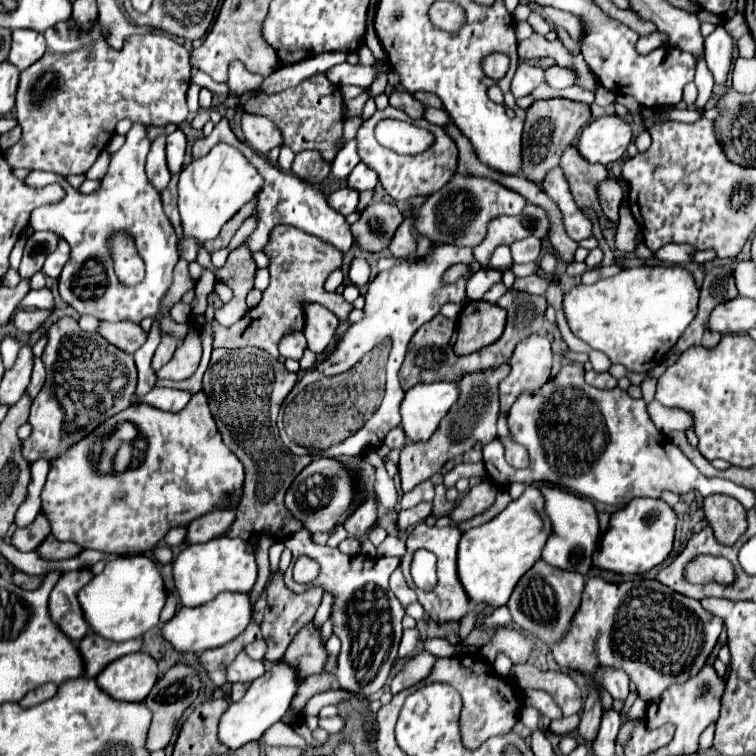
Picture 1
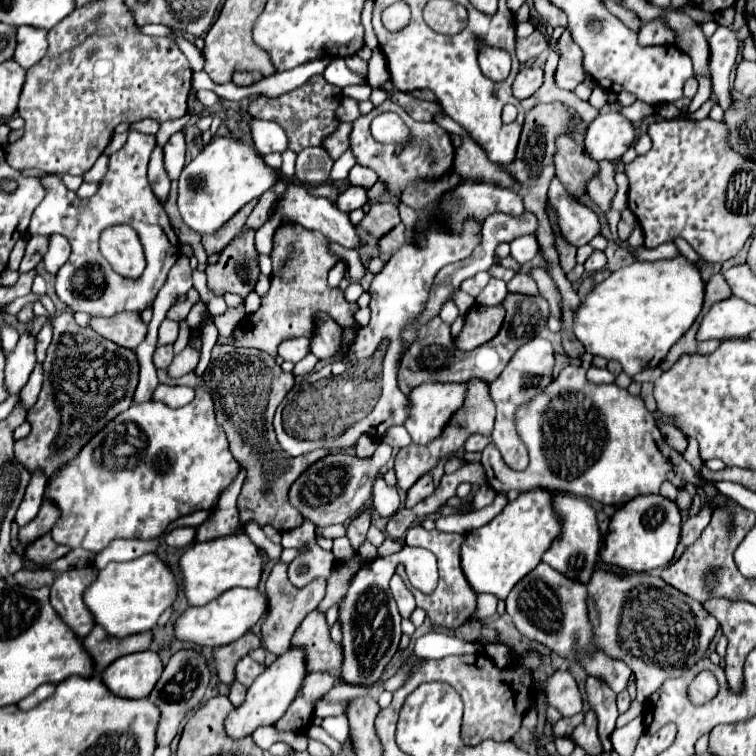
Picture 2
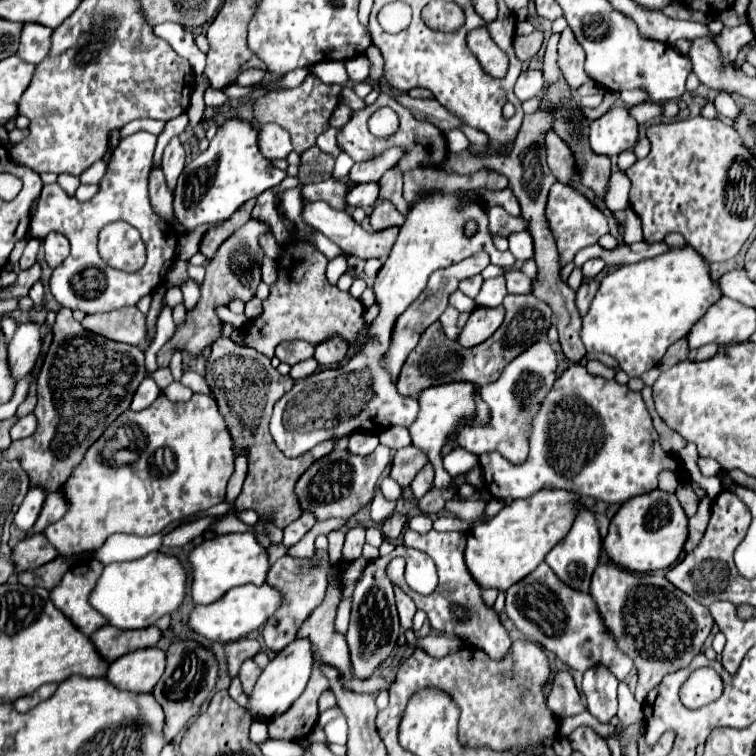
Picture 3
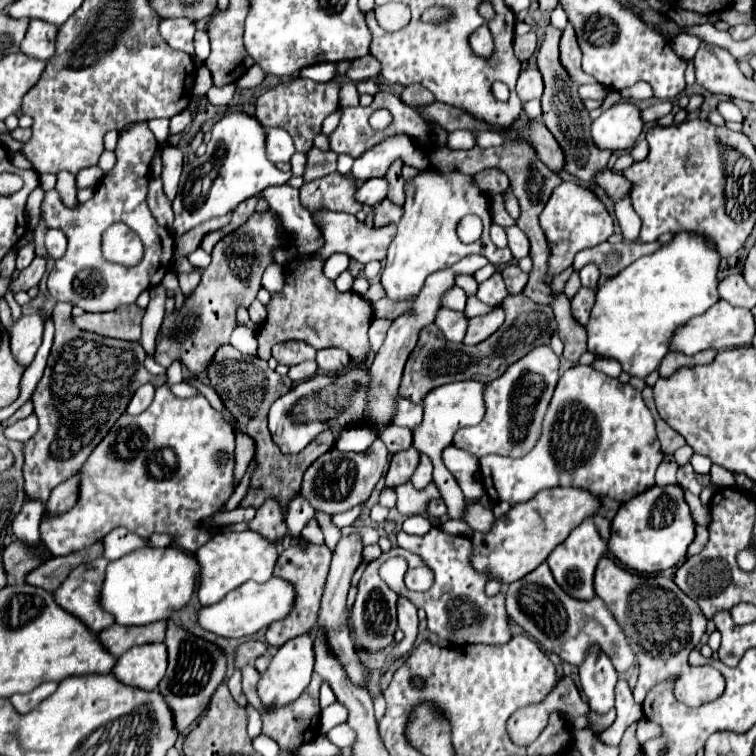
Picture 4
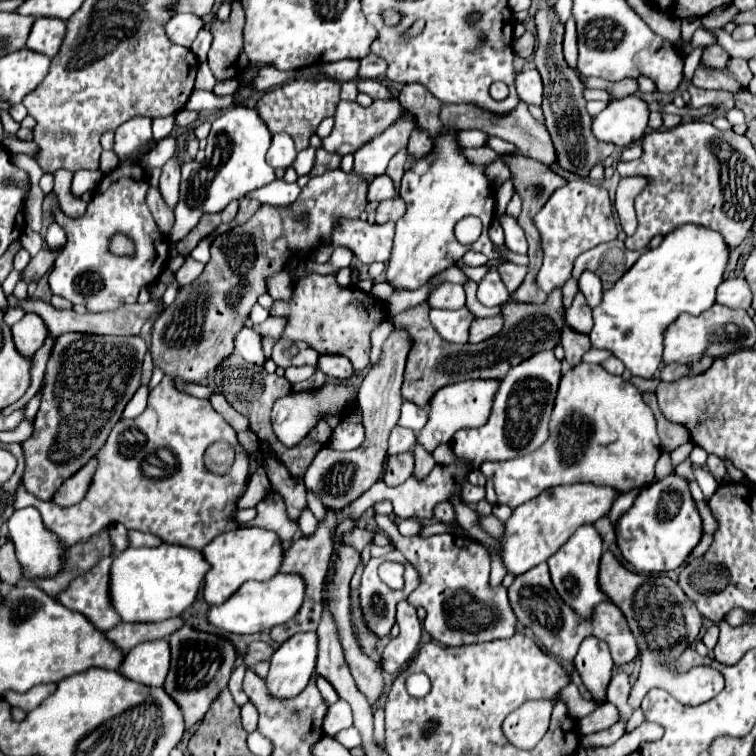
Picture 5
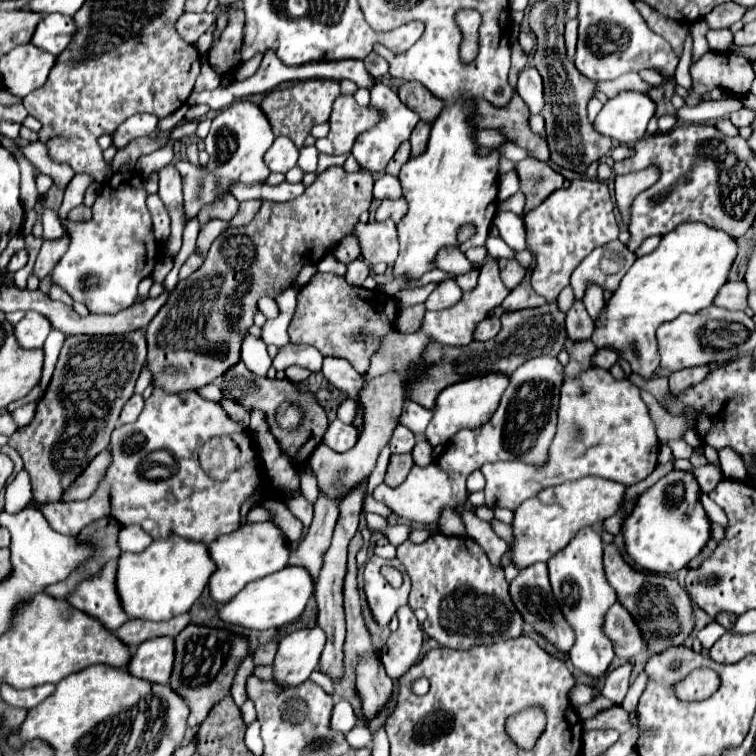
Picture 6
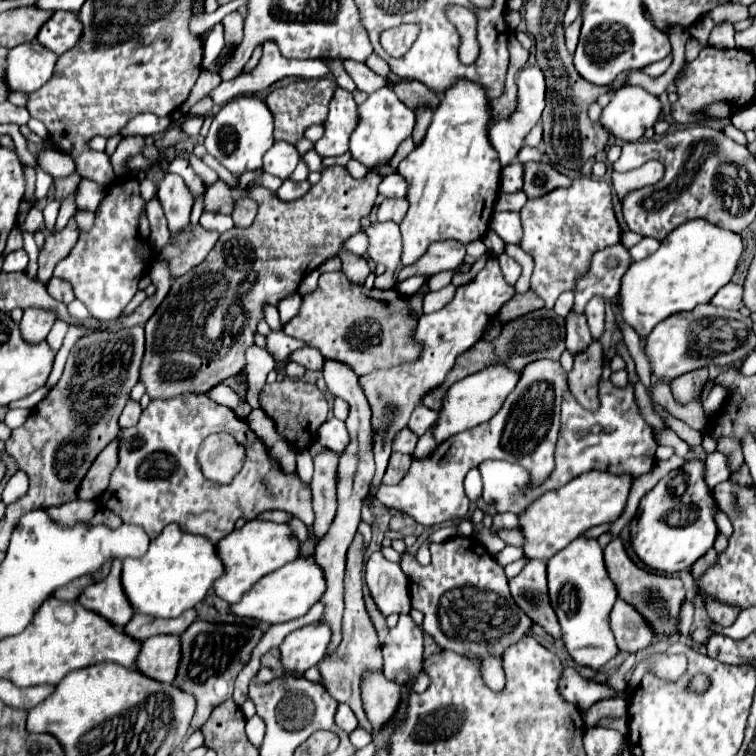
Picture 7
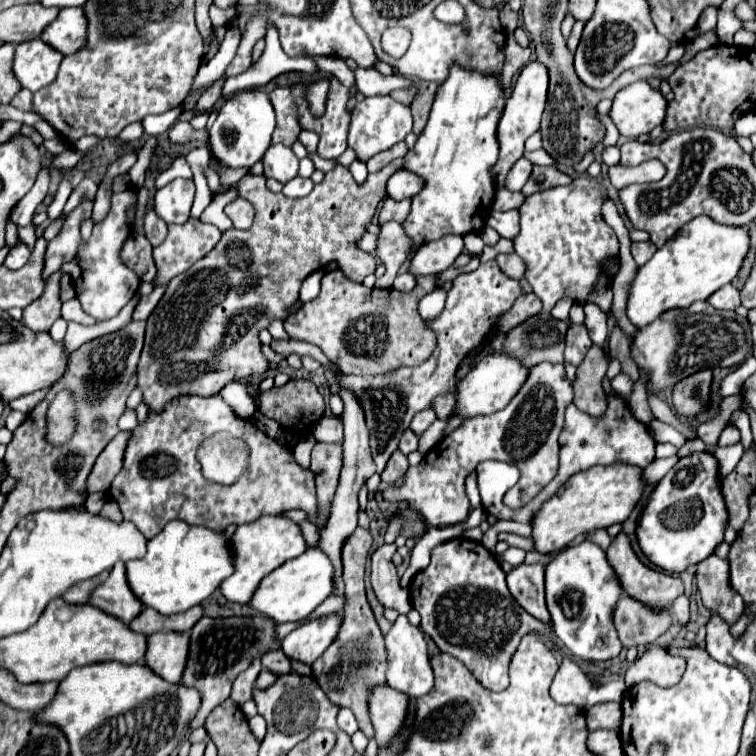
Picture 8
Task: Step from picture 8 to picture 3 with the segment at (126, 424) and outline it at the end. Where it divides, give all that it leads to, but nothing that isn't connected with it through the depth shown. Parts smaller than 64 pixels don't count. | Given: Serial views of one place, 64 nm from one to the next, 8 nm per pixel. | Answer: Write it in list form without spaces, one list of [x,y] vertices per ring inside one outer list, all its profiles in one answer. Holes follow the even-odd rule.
[[[146,376],[146,378],[140,382],[140,386],[138,386],[130,408],[132,408],[132,410],[148,408],[148,406],[158,398],[158,394],[160,394],[160,388],[156,386],[156,382],[154,382],[150,376]]]

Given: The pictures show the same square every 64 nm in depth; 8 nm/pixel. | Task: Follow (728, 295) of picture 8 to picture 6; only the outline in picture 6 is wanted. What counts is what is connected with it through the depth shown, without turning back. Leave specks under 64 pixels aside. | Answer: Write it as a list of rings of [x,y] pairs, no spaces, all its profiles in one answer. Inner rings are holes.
[[[744,280],[726,282],[724,288],[720,288],[714,304],[728,308],[728,310],[746,310],[748,308],[748,288]]]

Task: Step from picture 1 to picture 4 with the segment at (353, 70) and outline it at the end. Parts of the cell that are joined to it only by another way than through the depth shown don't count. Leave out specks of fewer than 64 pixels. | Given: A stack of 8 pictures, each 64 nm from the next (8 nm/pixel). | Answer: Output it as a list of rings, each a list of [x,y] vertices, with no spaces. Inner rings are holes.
[[[314,64],[308,68],[302,68],[302,78],[312,78],[316,82],[332,82],[340,78],[340,72],[336,72],[336,64]]]

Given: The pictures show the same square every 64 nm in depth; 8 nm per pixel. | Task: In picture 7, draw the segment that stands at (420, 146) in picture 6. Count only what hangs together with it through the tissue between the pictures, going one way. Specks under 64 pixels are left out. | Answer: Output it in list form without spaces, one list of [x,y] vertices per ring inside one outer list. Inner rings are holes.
[[[428,108],[416,110],[416,126],[414,126],[414,132],[412,132],[414,144],[420,144],[420,140],[424,140],[424,132],[428,130],[430,120],[432,120],[432,112]]]

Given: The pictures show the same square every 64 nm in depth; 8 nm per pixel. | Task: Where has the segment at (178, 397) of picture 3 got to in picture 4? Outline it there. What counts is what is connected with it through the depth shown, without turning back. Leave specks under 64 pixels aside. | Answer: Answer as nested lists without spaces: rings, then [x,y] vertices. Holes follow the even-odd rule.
[[[180,382],[180,384],[174,384],[170,386],[170,392],[176,396],[176,398],[190,398],[190,396],[196,396],[196,388],[186,384],[186,382]]]

